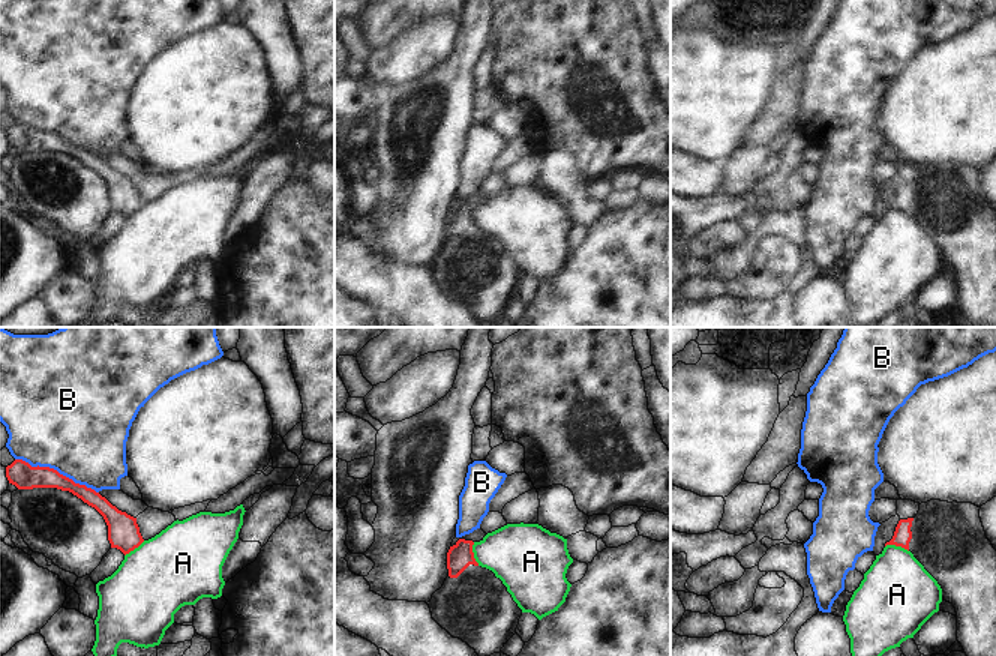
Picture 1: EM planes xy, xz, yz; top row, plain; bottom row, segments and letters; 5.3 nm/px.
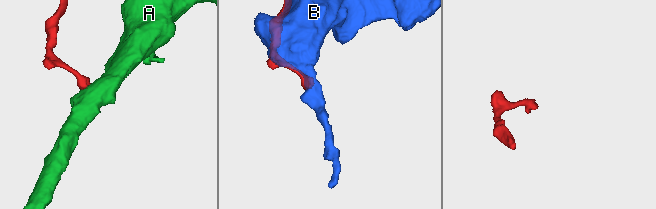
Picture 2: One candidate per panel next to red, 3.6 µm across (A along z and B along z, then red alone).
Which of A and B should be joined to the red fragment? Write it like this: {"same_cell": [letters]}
{"same_cell": []}

